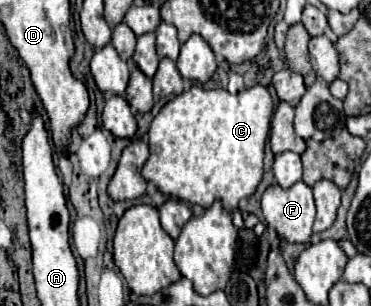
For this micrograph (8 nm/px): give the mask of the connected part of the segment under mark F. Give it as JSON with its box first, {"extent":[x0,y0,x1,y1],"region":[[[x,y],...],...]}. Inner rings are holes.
{"extent":[262,182,316,244],"region":[[[296,182],[290,190],[270,186],[262,196],[262,214],[282,240],[292,244],[308,242],[316,214],[312,188],[304,182]]]}

